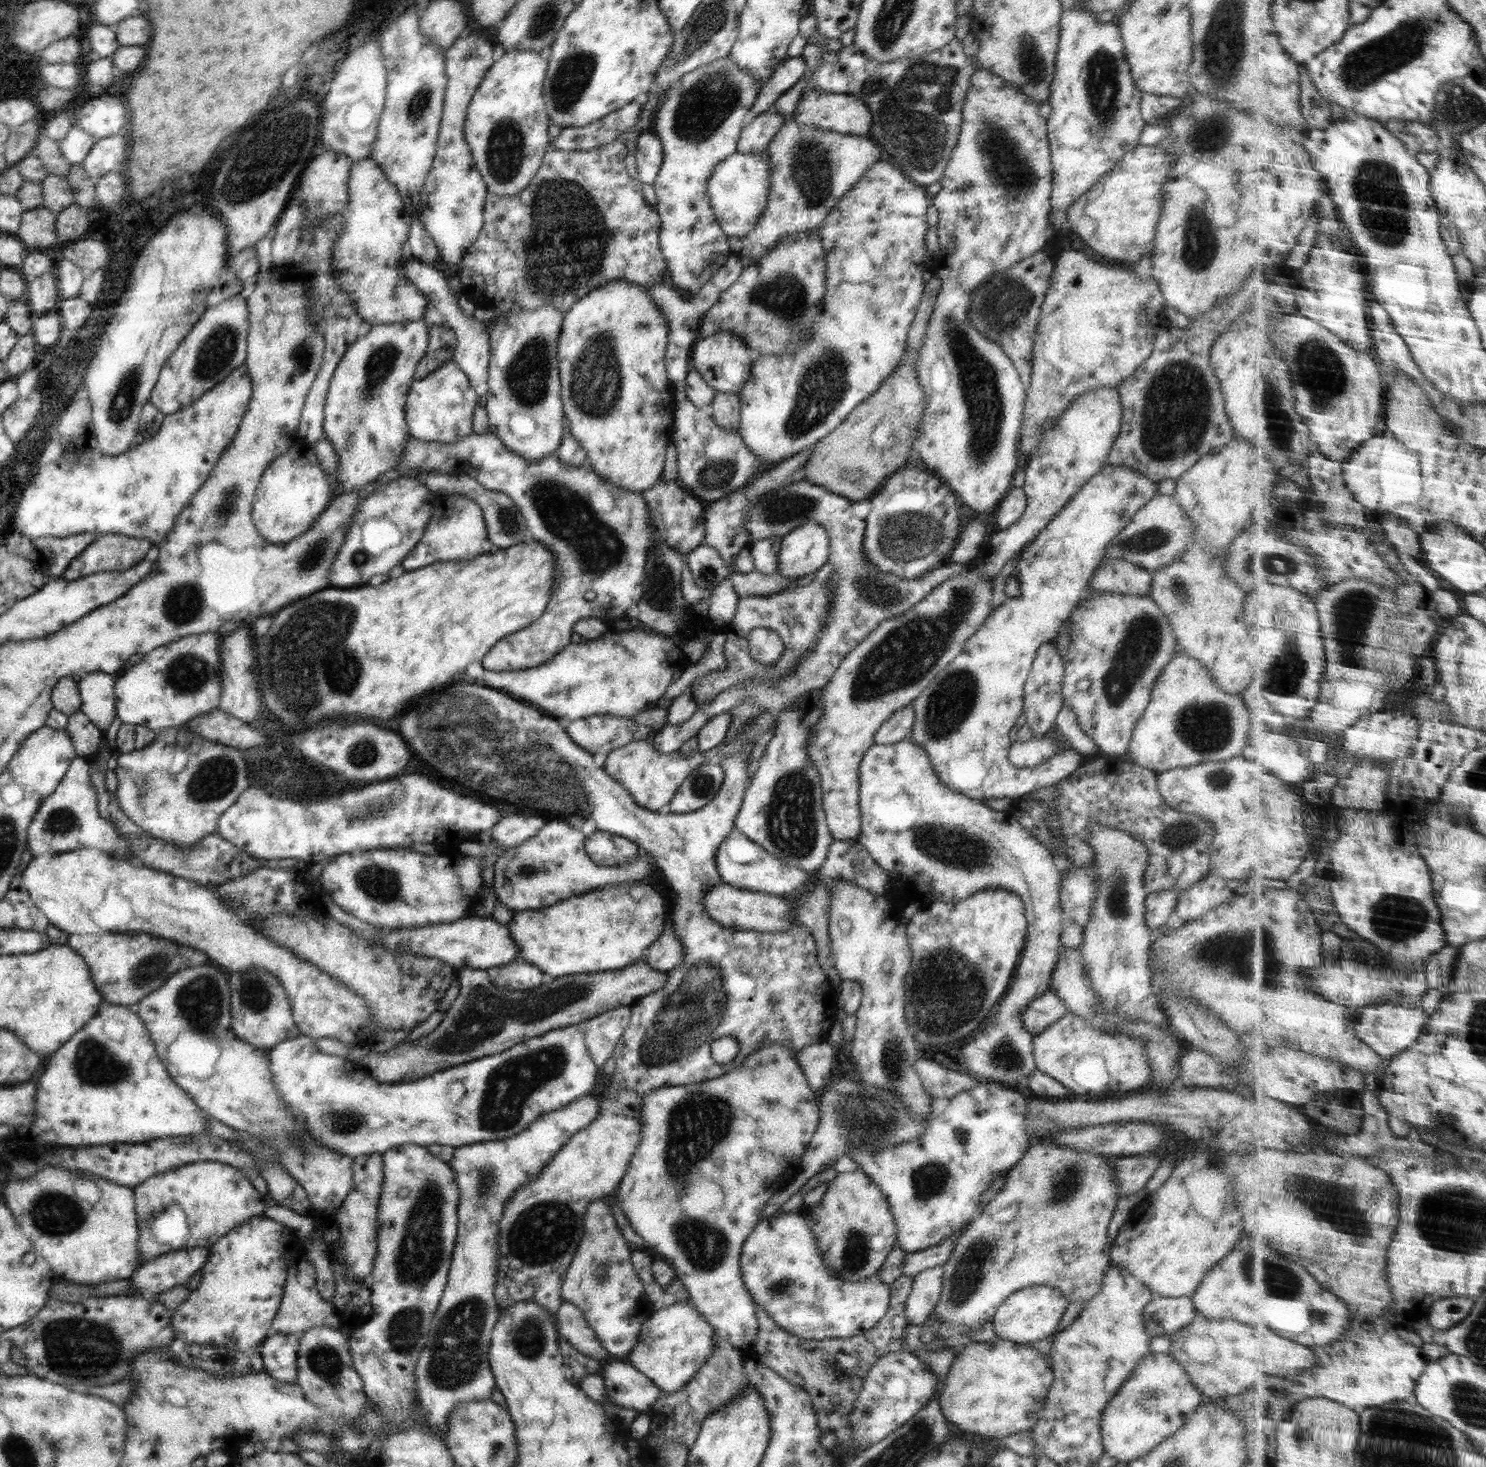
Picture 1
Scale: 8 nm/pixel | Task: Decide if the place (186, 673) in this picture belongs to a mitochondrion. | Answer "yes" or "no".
yes

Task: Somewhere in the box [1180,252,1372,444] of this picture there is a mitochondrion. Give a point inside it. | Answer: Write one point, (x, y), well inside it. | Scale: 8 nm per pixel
(1320, 370)

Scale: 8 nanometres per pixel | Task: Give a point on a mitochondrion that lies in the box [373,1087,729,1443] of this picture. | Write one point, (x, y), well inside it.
(454, 1361)

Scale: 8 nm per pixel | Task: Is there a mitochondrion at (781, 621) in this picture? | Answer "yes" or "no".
no

